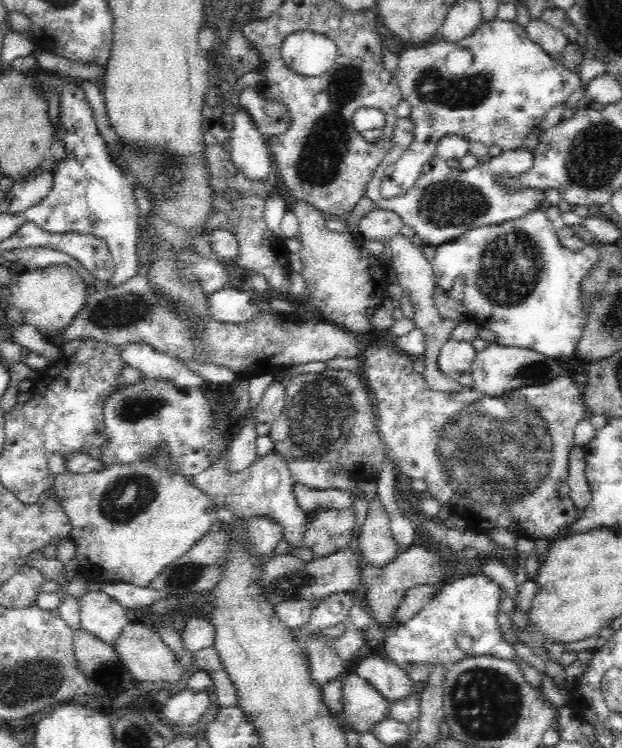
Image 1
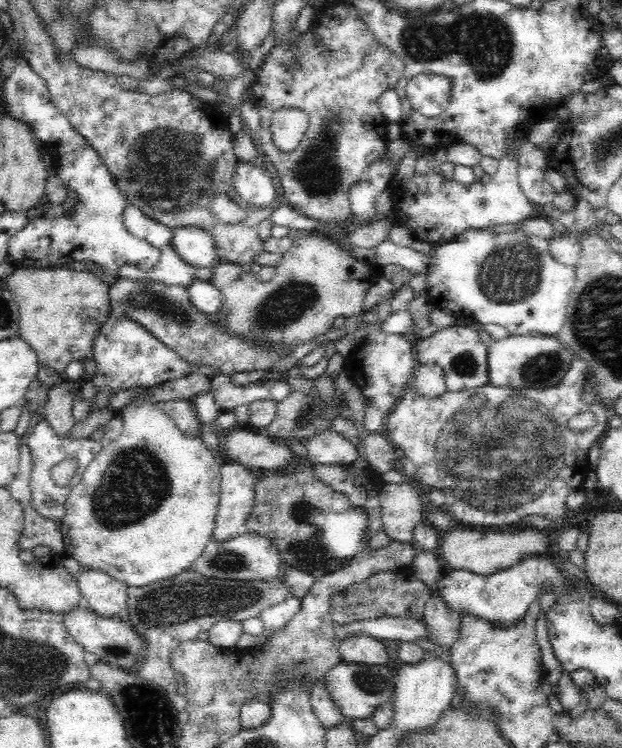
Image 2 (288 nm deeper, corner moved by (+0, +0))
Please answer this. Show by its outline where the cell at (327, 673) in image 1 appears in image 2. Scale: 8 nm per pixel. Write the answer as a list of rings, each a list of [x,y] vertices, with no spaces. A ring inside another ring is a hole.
[[[320,678],[318,684],[314,686],[314,690],[310,692],[310,704],[312,710],[318,718],[318,722],[324,726],[326,732],[334,730],[336,726],[342,726],[342,722],[346,720],[346,716],[338,710],[338,706],[332,702],[328,688],[324,686],[324,680]]]

